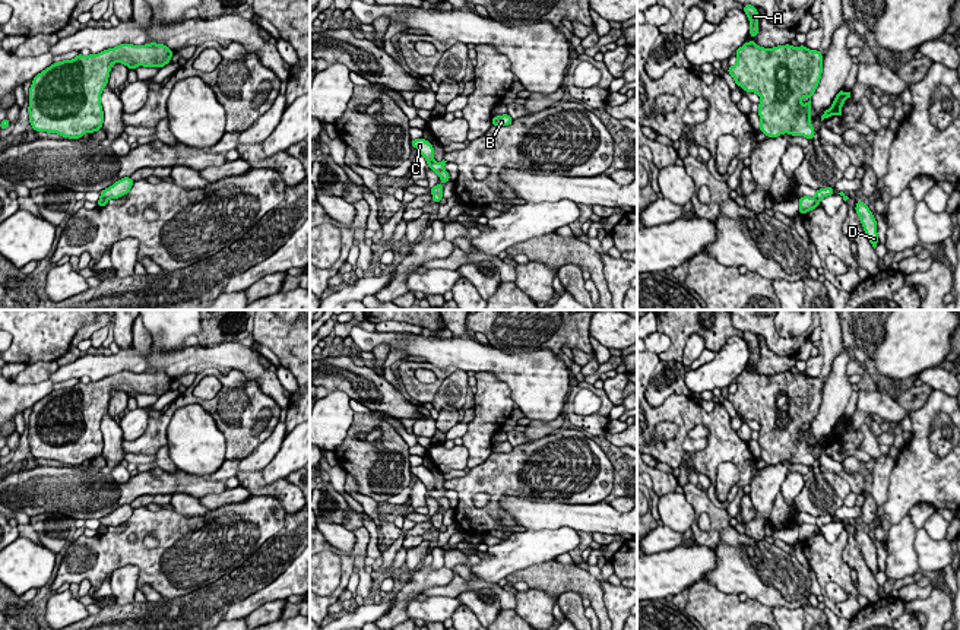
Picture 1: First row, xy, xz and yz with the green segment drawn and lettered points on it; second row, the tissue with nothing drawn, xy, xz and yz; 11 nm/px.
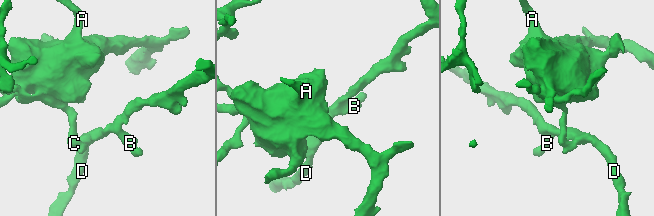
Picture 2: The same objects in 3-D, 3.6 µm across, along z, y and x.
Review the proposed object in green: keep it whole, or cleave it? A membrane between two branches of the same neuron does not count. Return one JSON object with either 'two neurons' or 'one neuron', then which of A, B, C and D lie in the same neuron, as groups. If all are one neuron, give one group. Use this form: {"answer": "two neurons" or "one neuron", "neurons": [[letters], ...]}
{"answer": "two neurons", "neurons": [["A", "B", "D"], ["C"]]}

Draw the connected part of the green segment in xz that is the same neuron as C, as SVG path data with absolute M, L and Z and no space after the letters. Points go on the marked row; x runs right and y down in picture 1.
M414 139L411 146L416 148L418 152L427 159L427 164L434 162L434 148L427 139Z

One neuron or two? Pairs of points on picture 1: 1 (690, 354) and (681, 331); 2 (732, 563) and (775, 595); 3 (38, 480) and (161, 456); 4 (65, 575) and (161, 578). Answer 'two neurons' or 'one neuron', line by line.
1: two neurons
2: one neuron
3: two neurons
4: one neuron

